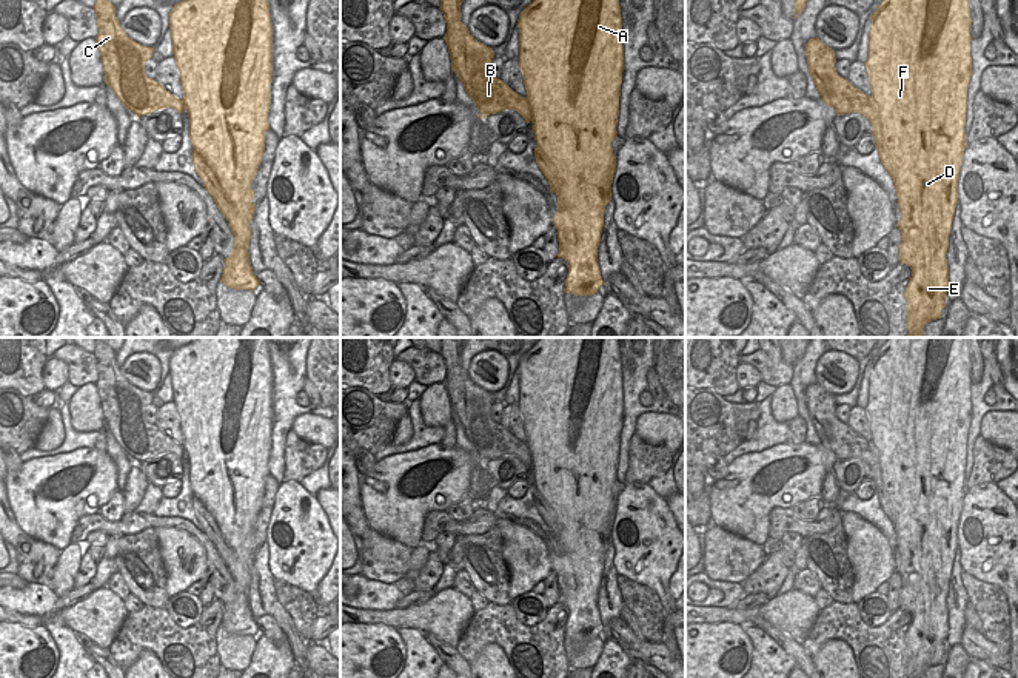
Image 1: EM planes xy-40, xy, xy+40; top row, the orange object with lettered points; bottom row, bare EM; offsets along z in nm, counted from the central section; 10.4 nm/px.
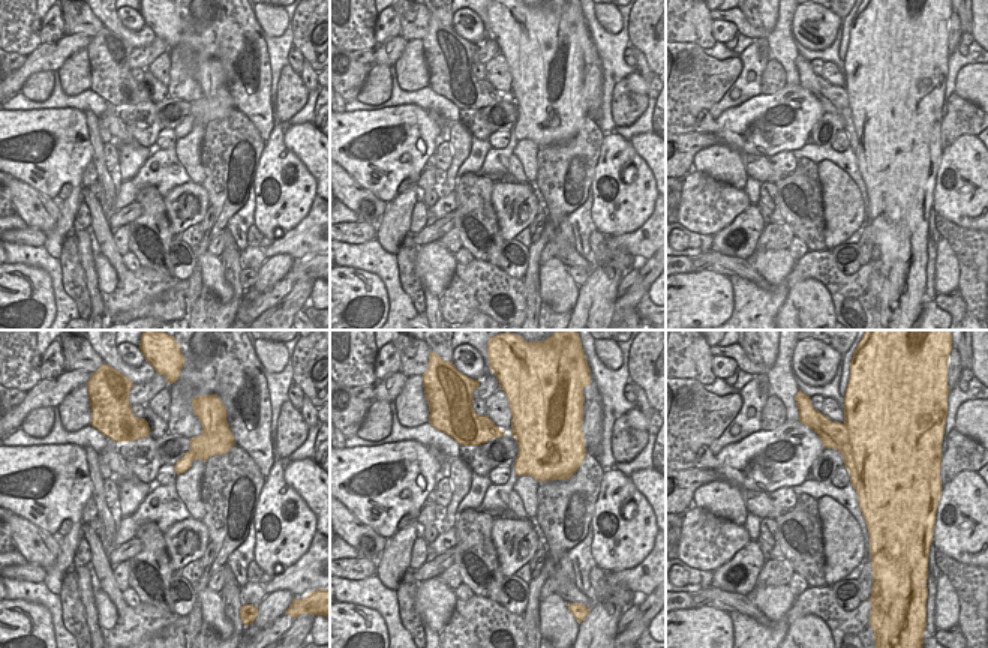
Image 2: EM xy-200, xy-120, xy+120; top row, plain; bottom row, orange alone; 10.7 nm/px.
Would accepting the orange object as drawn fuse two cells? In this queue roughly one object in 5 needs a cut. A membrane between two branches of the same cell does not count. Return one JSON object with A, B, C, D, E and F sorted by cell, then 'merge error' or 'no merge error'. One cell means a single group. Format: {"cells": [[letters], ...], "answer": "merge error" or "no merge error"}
{"cells": [["A", "D", "E", "F"], ["B", "C"]], "answer": "merge error"}

